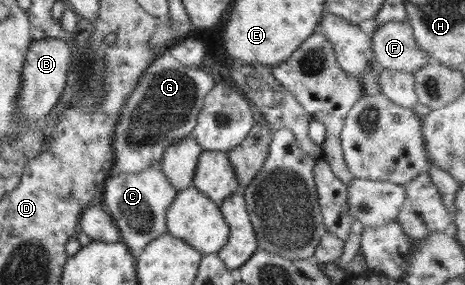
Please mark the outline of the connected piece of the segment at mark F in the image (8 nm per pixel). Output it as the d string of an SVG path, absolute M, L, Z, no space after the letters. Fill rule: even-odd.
M408 21L386 22L372 35L372 51L379 68L416 73L432 61L428 52L418 47Z

